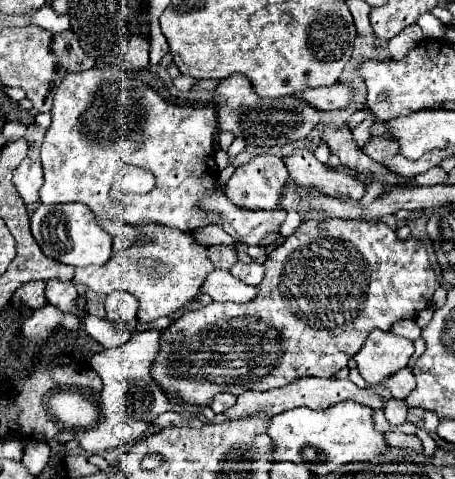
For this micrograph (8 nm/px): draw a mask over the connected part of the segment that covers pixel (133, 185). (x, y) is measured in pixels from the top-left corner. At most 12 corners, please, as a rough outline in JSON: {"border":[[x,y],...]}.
{"border":[[126,168],[124,182],[118,182],[110,198],[122,194],[148,194],[154,176],[142,168]]}

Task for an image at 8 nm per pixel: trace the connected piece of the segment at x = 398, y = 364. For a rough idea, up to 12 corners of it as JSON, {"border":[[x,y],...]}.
{"border":[[374,330],[354,356],[368,384],[406,368],[414,342]]}

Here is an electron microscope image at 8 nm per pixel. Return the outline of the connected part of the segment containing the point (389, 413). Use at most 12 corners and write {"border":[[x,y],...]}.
{"border":[[388,400],[384,408],[390,426],[406,424],[402,400]]}

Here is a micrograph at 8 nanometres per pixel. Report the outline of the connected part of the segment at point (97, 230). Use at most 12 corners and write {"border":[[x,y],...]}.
{"border":[[38,204],[40,250],[72,266],[104,264],[112,236],[84,204]]}

